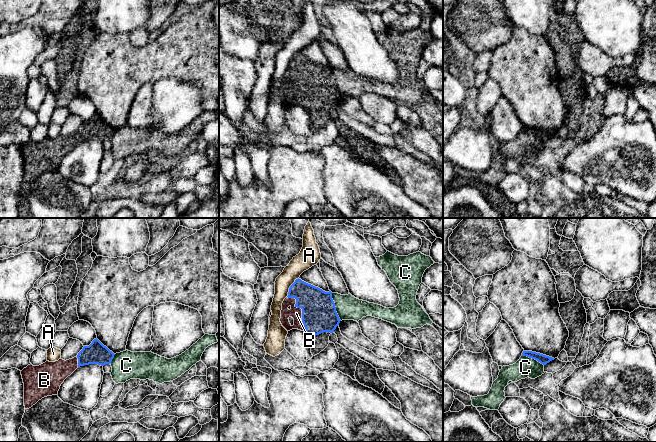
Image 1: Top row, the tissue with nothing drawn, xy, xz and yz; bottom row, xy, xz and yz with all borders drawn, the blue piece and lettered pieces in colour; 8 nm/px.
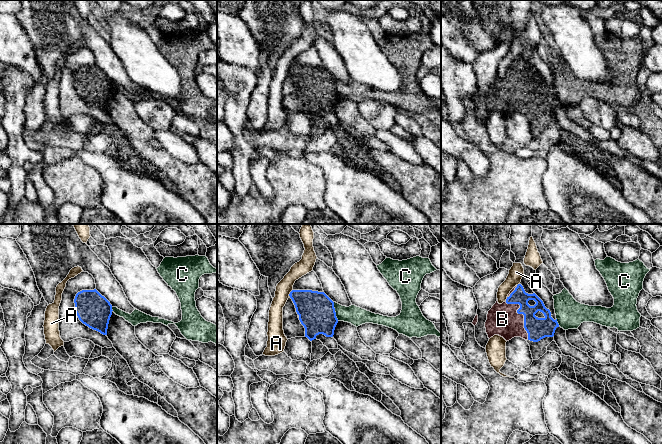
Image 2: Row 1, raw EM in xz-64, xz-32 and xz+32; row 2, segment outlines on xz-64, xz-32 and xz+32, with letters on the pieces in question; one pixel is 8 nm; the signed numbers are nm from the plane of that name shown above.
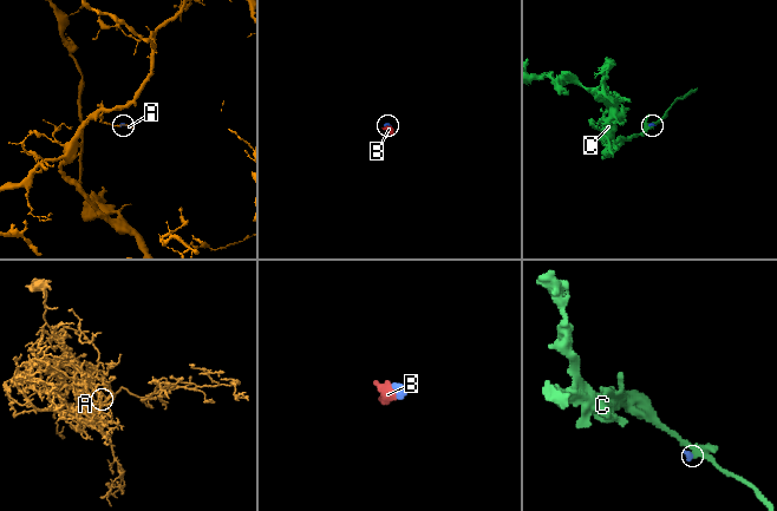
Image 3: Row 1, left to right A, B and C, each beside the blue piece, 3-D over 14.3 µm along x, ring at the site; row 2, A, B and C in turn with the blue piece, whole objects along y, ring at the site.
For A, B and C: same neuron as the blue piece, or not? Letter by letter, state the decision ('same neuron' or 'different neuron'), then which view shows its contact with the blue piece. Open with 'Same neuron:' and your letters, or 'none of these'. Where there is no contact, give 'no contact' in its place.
Same neuron: B
A: different neuron | xz
B: same neuron | xz
C: different neuron | xz

